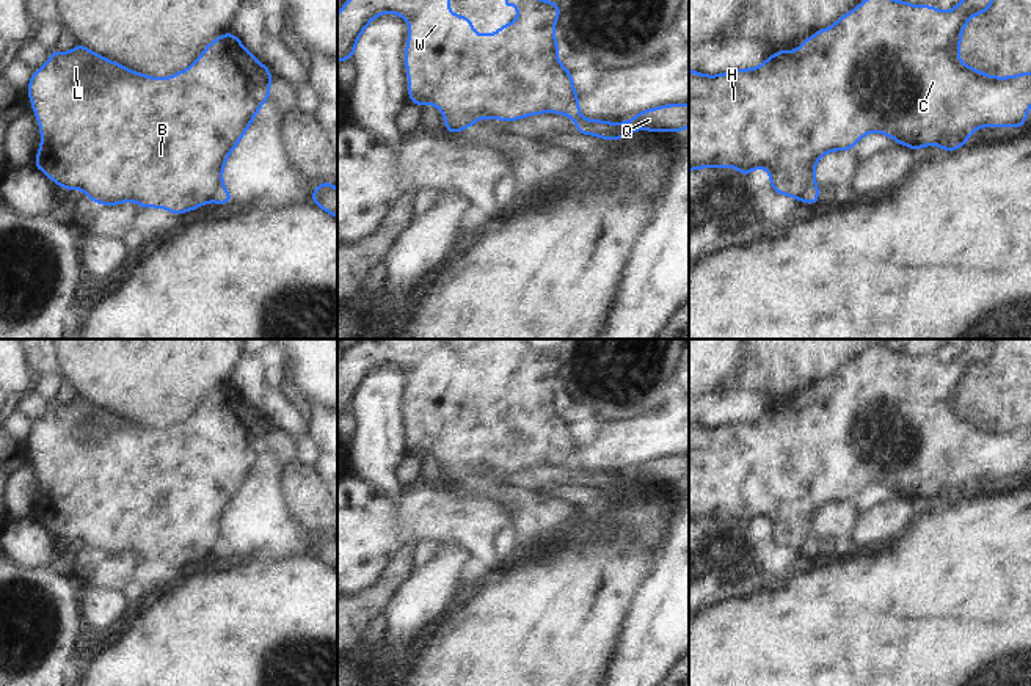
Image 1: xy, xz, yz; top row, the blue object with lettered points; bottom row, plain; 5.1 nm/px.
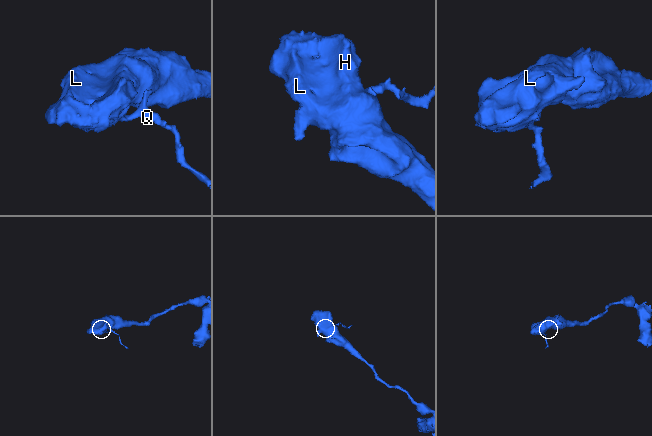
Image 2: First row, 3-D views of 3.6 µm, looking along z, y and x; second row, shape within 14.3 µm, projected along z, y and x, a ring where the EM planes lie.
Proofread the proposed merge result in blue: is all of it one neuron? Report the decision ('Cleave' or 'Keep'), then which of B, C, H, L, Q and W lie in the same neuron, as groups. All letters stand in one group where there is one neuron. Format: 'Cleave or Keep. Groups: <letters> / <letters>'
Cleave. Groups: B C H L W / Q.

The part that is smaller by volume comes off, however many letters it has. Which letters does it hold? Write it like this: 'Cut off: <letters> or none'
Cut off: Q.

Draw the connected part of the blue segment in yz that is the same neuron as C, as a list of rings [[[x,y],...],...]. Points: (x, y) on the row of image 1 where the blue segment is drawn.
[[[863,0],[855,9],[843,14],[830,28],[822,28],[802,41],[797,52],[778,50],[774,55],[769,55],[758,68],[736,69],[719,75],[698,74],[689,68],[689,171],[733,166],[739,170],[742,179],[745,179],[753,170],[766,168],[769,171],[769,188],[772,192],[802,201],[807,188],[818,185],[813,174],[818,160],[832,151],[852,151],[854,144],[869,132],[882,132],[888,138],[913,151],[938,144],[943,152],[949,152],[965,146],[970,135],[982,126],[1023,127],[1029,121],[1025,113],[1031,108],[1031,72],[1011,77],[992,77],[964,64],[957,55],[962,46],[960,33],[965,30],[970,17],[985,14],[992,3],[993,0],[959,0],[951,11],[942,13],[934,5],[915,6],[907,0]]]

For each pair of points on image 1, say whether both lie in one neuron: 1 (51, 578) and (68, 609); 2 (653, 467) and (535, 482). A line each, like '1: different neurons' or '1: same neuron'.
1: same neuron
2: same neuron

